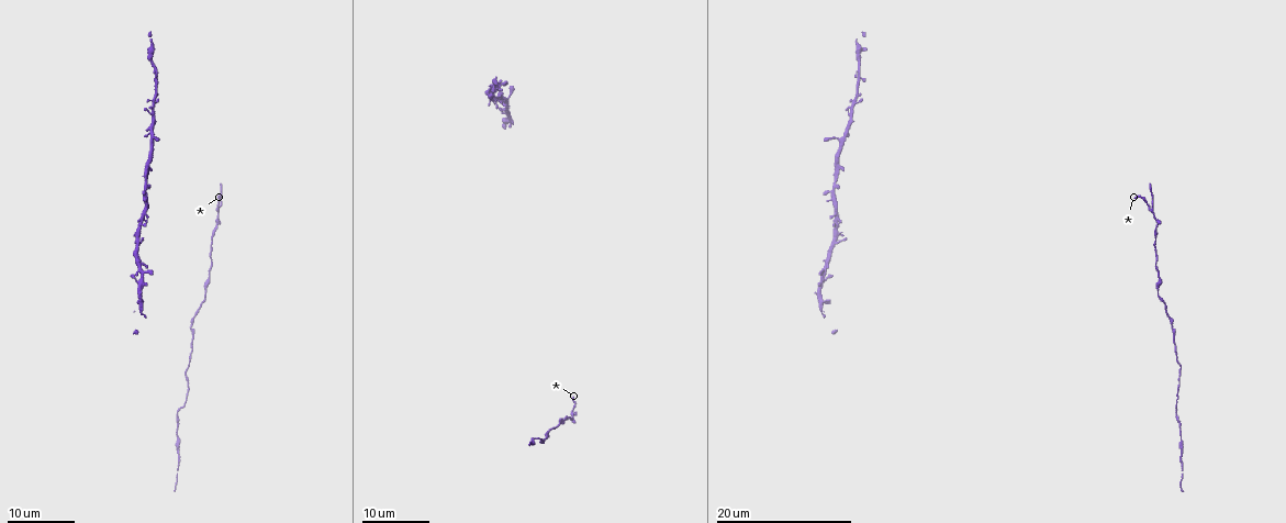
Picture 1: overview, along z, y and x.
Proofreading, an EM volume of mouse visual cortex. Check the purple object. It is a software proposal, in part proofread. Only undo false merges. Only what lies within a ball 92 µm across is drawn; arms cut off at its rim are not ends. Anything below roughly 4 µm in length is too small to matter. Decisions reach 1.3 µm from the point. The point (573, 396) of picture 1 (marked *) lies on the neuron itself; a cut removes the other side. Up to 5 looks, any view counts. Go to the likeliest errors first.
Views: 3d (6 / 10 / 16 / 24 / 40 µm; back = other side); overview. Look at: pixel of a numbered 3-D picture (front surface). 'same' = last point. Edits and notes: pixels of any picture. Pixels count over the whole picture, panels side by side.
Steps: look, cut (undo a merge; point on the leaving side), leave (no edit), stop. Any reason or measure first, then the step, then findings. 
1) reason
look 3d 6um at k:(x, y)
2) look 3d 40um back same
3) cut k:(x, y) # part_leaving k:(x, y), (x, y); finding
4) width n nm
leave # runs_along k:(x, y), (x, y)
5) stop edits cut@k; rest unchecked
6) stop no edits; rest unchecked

four arms meet
look 3d 24um at 1:(856, 96)

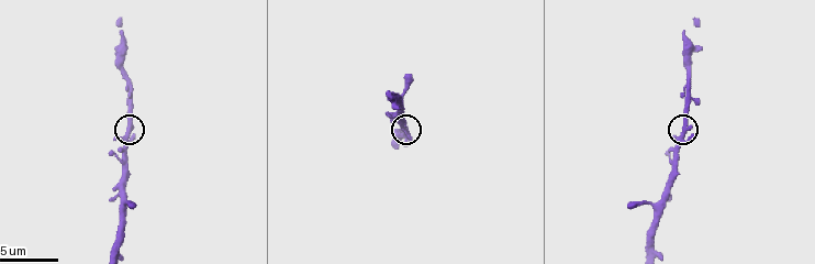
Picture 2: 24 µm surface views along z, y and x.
look 3d 6um at 2:(129, 131)

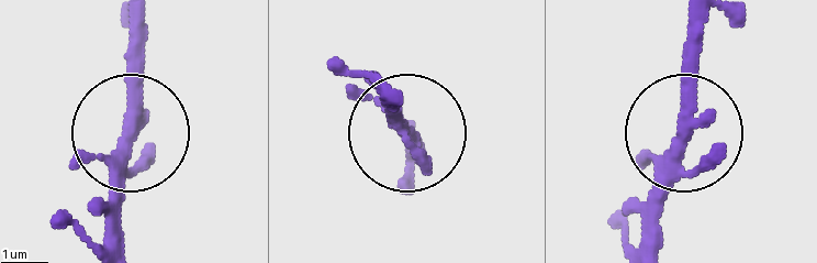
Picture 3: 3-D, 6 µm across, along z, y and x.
width 280 nm
leave # continuous, no second neuron

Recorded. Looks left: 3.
narrows sharply
look 3d 16um at 1:(1154, 212)

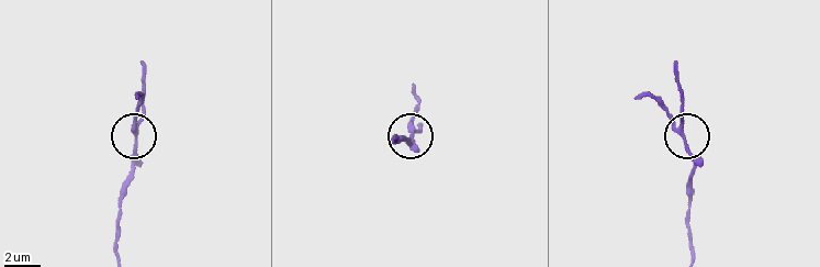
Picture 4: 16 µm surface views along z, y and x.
zoom in
look 3d 6um at 4:(414, 135)

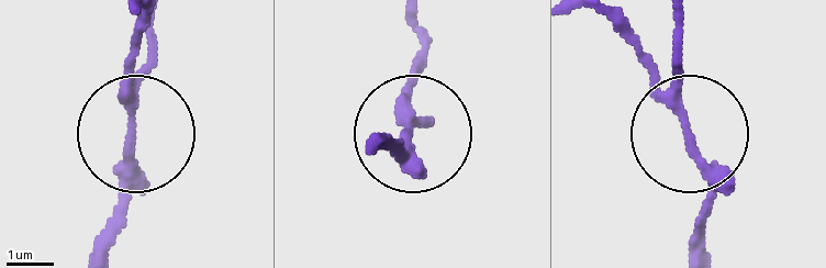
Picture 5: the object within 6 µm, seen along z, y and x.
width 180 nm
leave # runs_along 5:(594, 13), (684, 127), (712, 199), (700, 246); all the same neuron

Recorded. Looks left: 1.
stop no edits; rest unchecked

